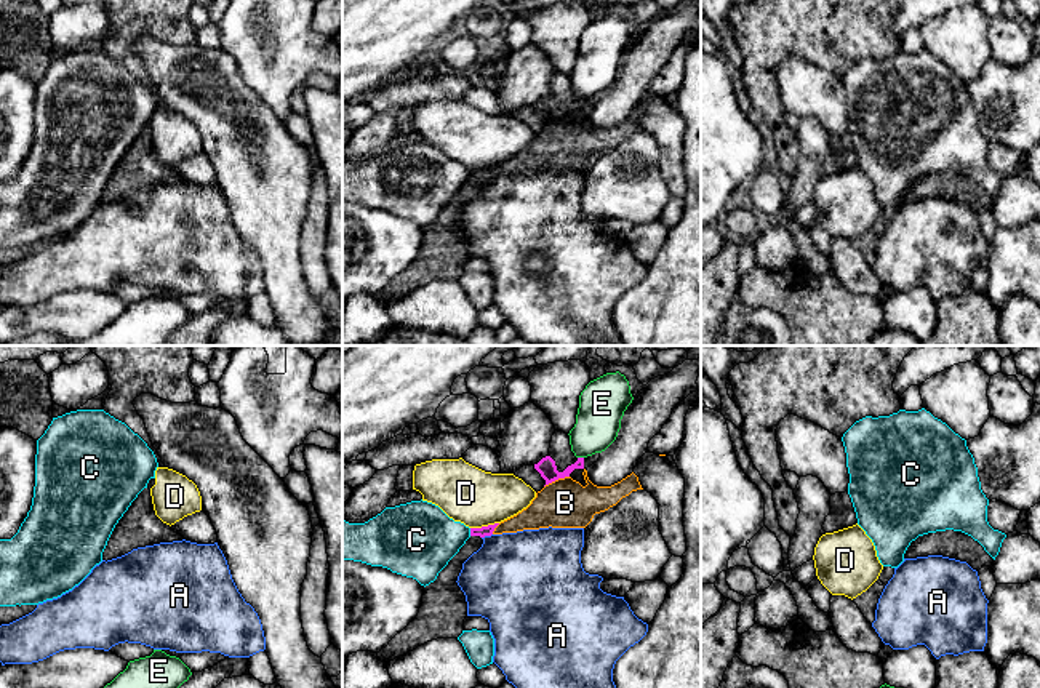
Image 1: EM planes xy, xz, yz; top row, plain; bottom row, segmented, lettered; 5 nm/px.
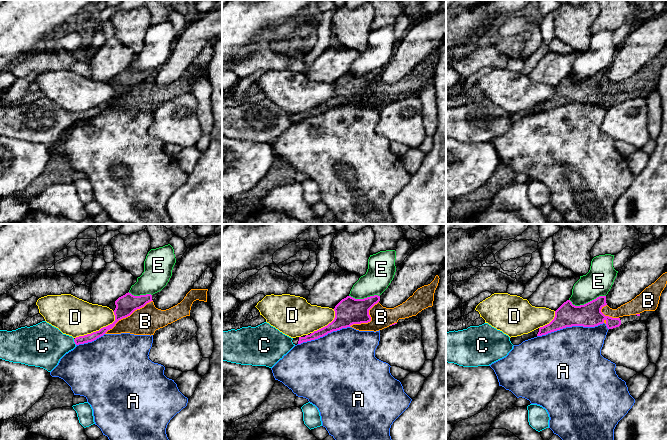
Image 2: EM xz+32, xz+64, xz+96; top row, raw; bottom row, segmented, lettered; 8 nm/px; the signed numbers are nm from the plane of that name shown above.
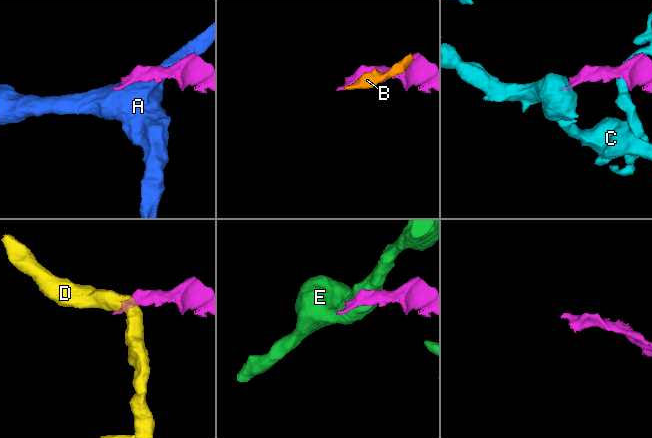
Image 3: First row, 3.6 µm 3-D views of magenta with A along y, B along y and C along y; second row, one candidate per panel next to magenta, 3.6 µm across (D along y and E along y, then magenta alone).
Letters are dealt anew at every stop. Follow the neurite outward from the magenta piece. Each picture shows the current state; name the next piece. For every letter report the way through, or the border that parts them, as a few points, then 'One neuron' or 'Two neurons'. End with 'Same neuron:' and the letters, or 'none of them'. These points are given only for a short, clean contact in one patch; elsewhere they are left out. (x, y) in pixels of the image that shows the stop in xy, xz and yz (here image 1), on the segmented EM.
A: Two neurons
B: Two neurons
C: Boundary: xz (469, 528), (471, 535). Two neurons
D: Boundary: xz (498, 522), (471, 528). Two neurons
E: Two neurons
Same neuron: none of them

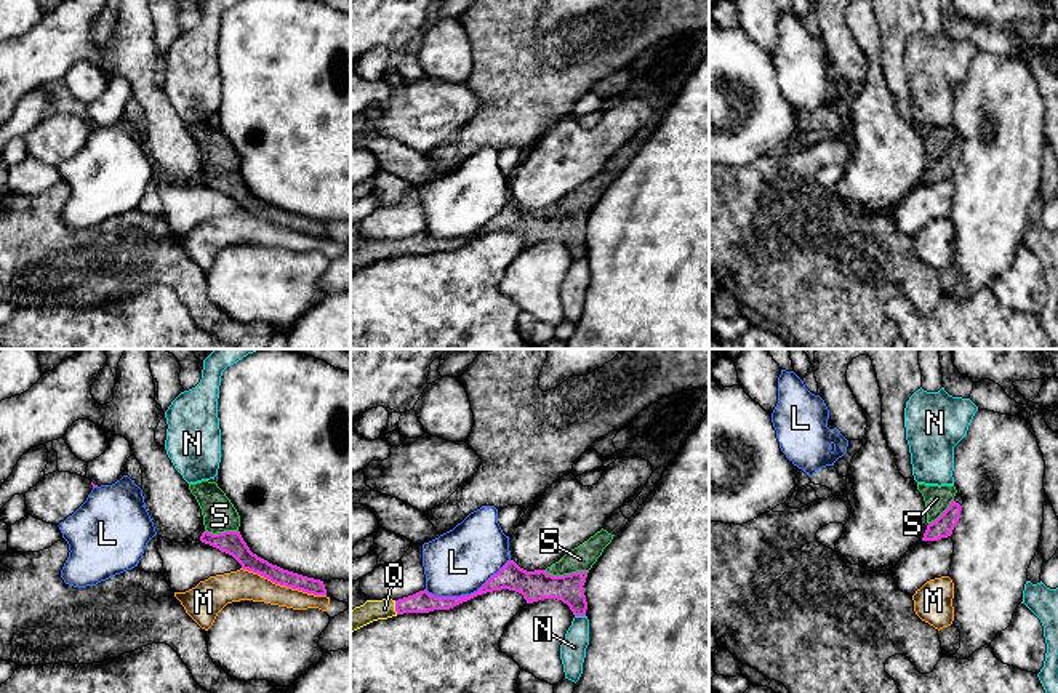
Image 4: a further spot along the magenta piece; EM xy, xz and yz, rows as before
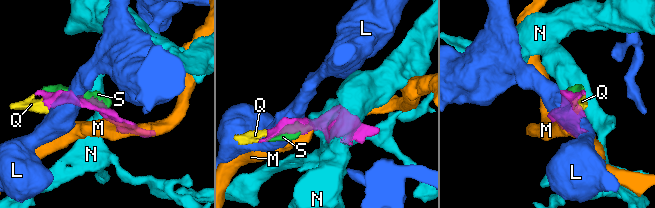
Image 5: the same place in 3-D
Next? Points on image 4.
L: Two neurons
M: Boundary: xy (242, 567), (276, 583), (325, 596). Two neurons
N: Boundary: xz (575, 615), (585, 616). Two neurons
Q: One neuron
S: Two neurons
Same neuron: Q

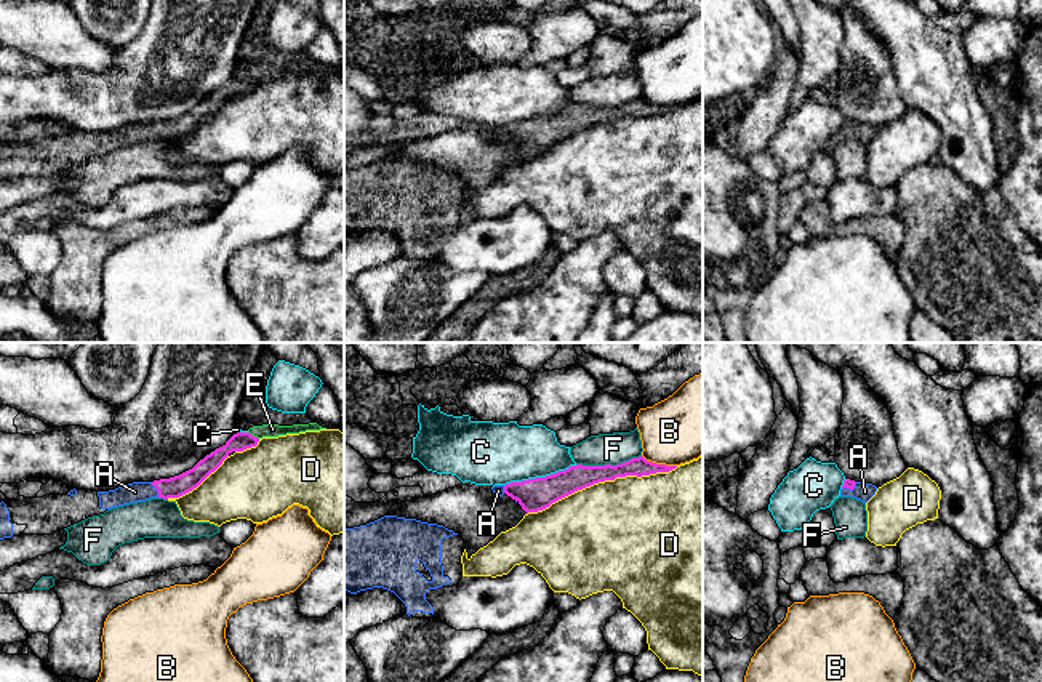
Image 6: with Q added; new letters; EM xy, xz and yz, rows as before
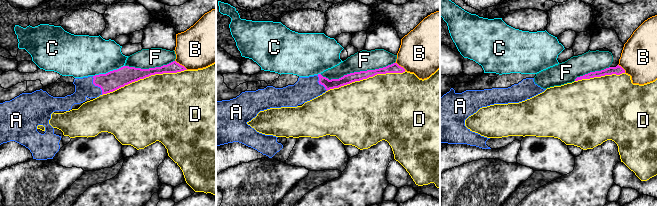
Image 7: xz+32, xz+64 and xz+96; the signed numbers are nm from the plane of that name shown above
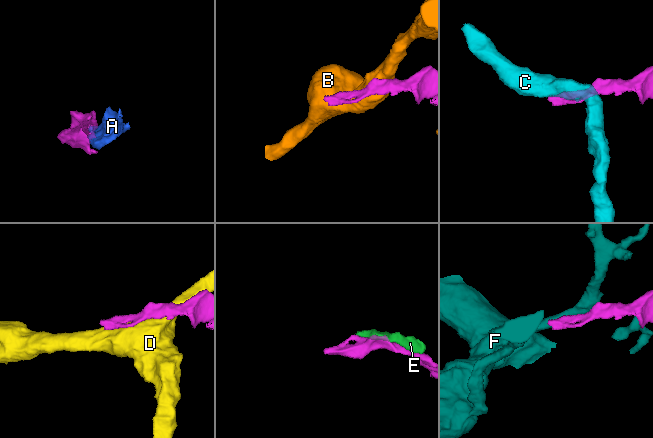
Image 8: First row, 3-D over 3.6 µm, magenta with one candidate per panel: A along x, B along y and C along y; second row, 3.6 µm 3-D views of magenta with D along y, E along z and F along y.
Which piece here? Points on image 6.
A: Path across: xy (178, 485), (157, 490), (135, 492). One neuron
B: Two neurons
C: Two neurons
D: Two neurons
E: Two neurons
F: Two neurons
Same neuron: A

